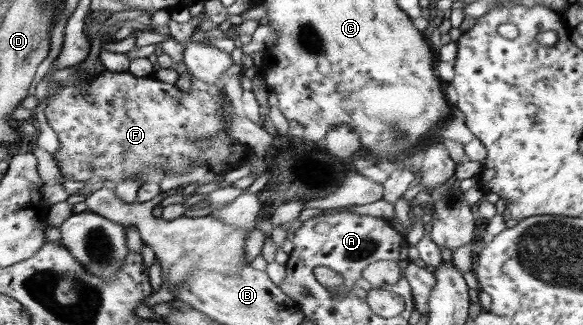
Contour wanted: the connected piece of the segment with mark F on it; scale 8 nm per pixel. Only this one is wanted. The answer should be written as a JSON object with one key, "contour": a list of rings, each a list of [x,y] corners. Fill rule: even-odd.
{"contour":[[[101,65],[91,76],[81,76],[65,82],[50,82],[50,89],[57,89],[45,107],[47,123],[59,139],[59,151],[53,155],[65,180],[89,181],[93,177],[103,179],[114,186],[128,177],[136,177],[142,183],[159,179],[170,171],[195,173],[206,169],[211,174],[225,175],[240,164],[247,163],[249,148],[231,139],[223,122],[223,93],[203,81],[191,77],[191,89],[183,93],[175,84],[163,83],[153,76],[134,77],[128,72],[113,72]],[[85,89],[87,95],[83,95]]]}

